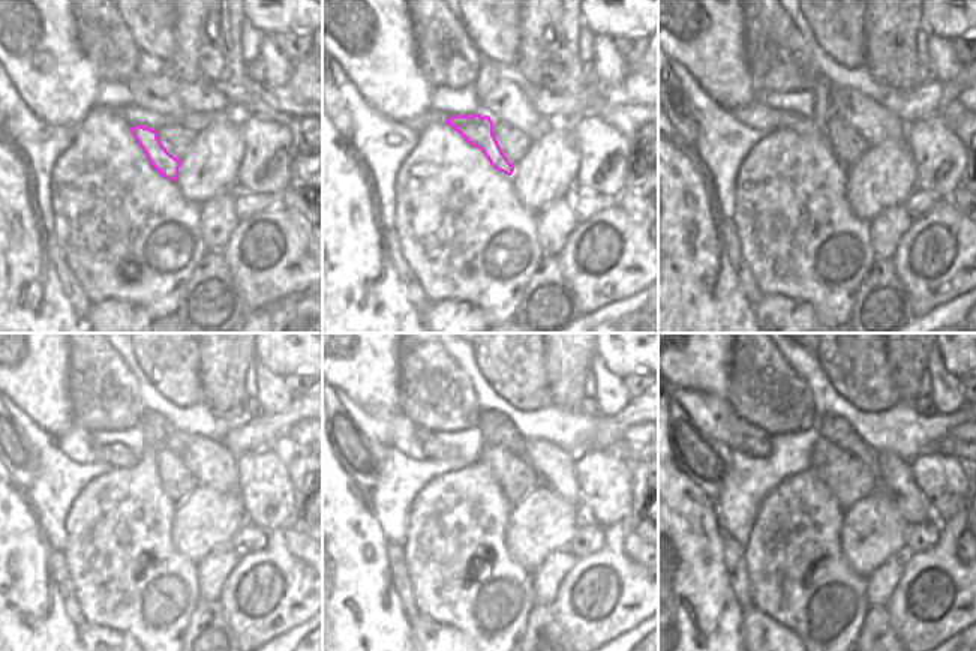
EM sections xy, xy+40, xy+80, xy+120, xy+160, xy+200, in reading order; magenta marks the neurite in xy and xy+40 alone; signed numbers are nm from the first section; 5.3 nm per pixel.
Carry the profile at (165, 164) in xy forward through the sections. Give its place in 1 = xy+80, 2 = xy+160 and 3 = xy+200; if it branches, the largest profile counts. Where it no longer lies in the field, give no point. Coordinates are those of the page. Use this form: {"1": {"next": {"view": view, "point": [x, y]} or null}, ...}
{"1": {"next": {"view": "xy+80", "point": [793, 122]}}, "2": {"next": {"view": "xy+160", "point": [432, 449]}}, "3": {"next": {"view": "xy+200", "point": [753, 441]}}}

